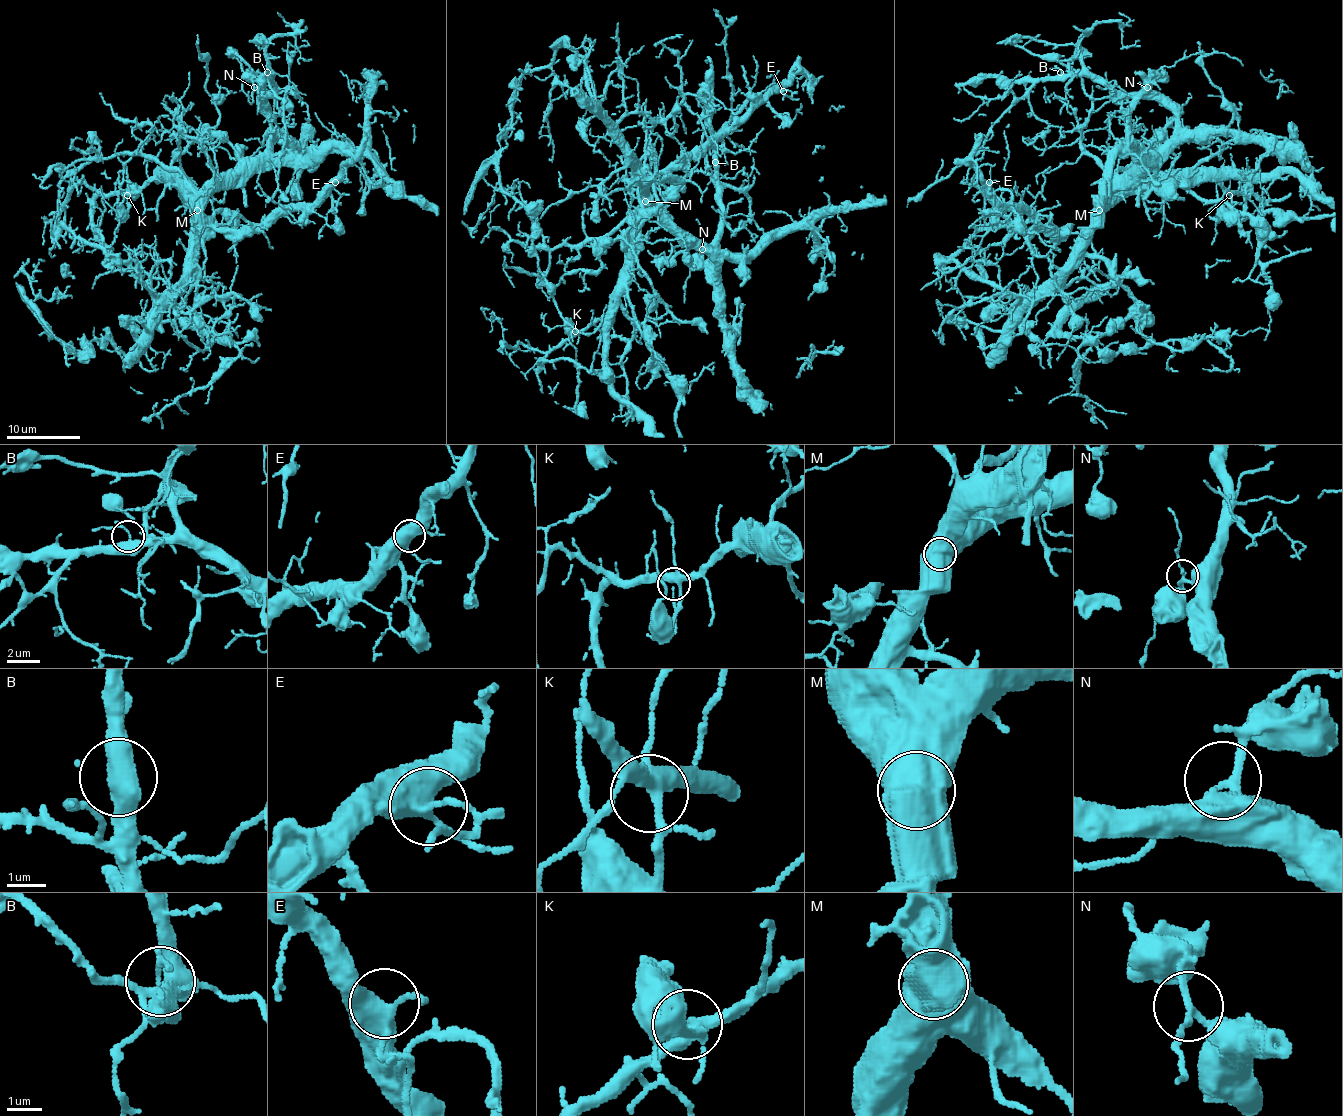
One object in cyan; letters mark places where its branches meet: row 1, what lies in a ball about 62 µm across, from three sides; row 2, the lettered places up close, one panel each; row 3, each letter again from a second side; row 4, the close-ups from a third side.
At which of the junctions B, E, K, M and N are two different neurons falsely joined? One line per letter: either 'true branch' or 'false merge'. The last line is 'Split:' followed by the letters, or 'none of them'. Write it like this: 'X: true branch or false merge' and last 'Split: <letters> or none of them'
B: true branch
E: true branch
K: true branch
M: true branch
N: true branch
Split: none of them

